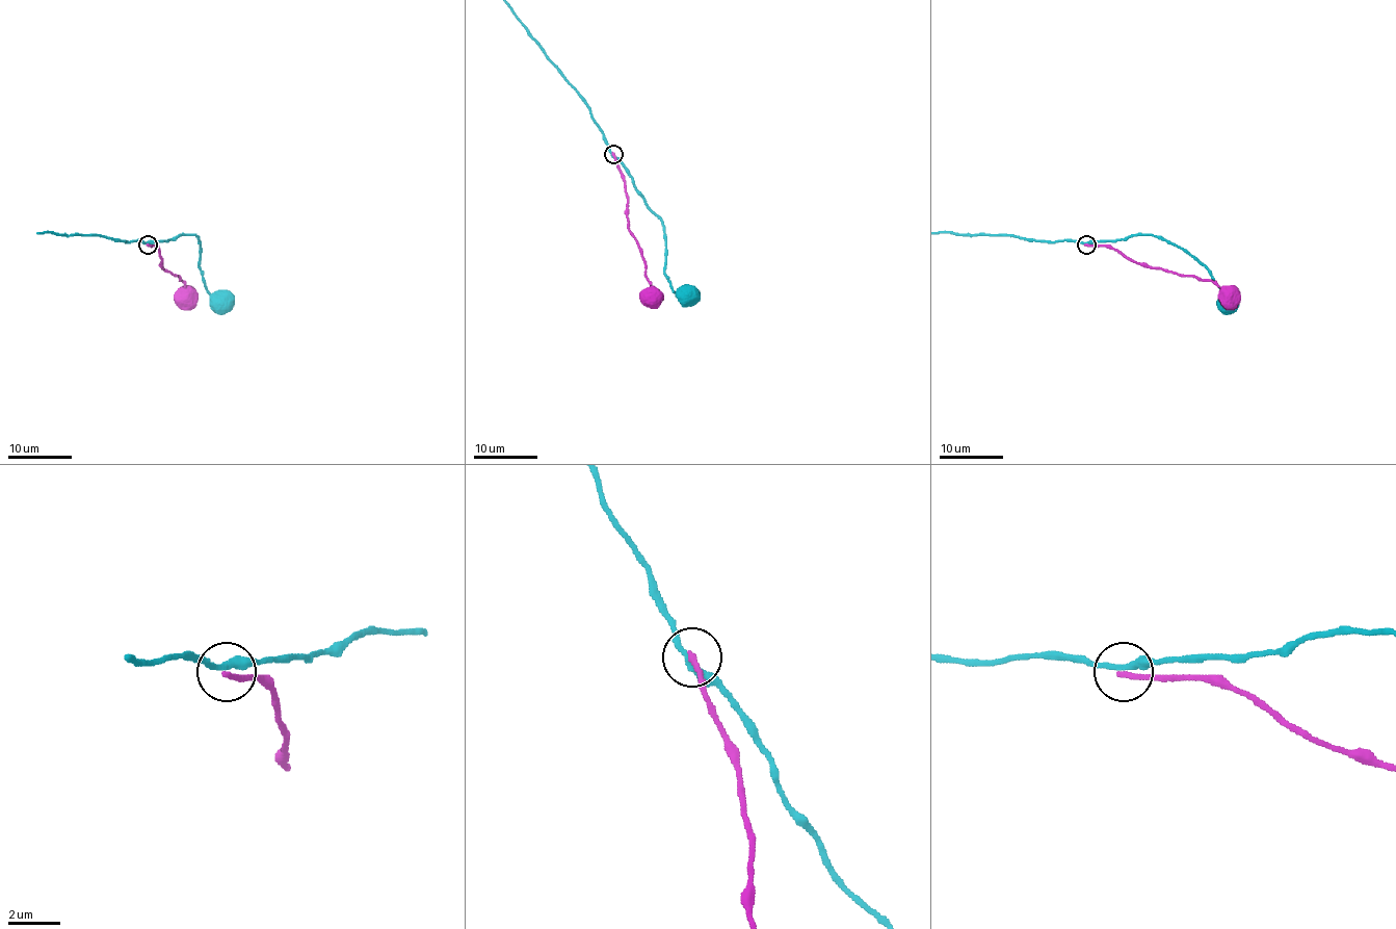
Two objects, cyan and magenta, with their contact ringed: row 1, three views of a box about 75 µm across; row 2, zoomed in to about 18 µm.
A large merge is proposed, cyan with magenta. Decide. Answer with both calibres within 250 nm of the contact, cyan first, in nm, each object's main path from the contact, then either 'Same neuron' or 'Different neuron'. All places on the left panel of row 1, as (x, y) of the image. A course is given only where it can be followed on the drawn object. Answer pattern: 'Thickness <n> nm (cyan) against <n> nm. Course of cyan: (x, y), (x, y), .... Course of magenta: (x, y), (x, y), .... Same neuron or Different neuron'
Thickness 280 nm (cyan) against 220 nm. Course of cyan: (148, 242), (173, 239), (178, 235), (195, 235), (205, 287), (224, 305), (224, 302). Course of magenta: (148, 244), (156, 247), (162, 266), (184, 284), (186, 299). Different neuron

